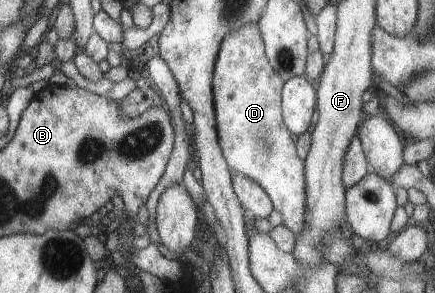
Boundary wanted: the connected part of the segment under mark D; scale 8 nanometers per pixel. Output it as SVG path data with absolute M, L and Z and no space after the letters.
M247 23L241 29L232 30L228 34L224 45L221 46L220 57L217 58L214 79L217 131L224 157L228 161L231 173L247 175L268 192L276 210L283 217L283 225L289 227L296 237L299 237L307 222L308 192L305 179L307 164L298 154L295 141L291 137L292 132L289 131L284 119L284 82L268 58L258 24Z

